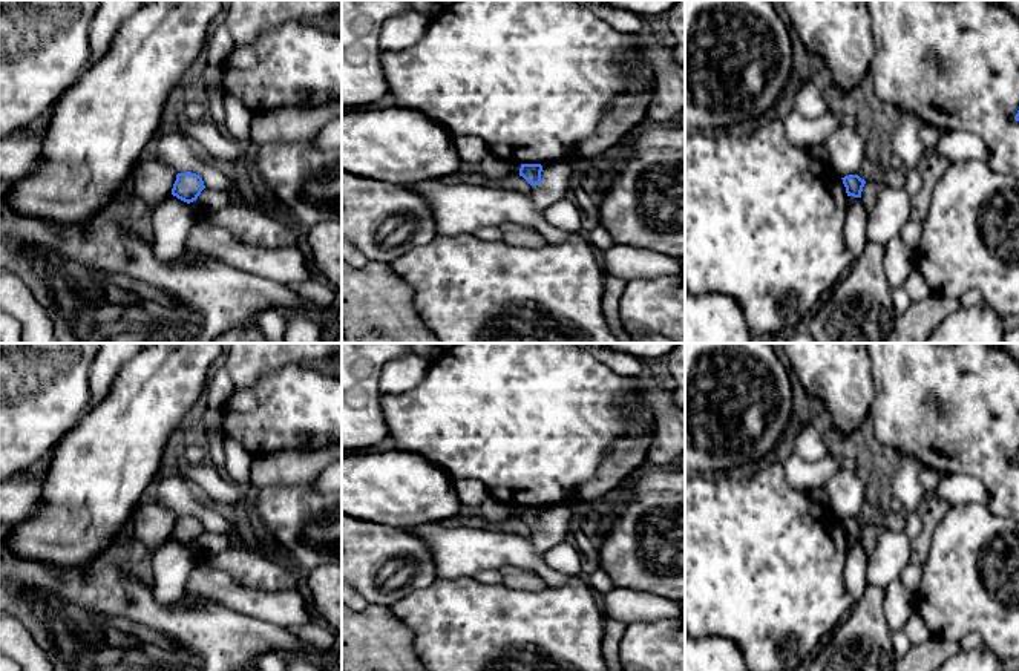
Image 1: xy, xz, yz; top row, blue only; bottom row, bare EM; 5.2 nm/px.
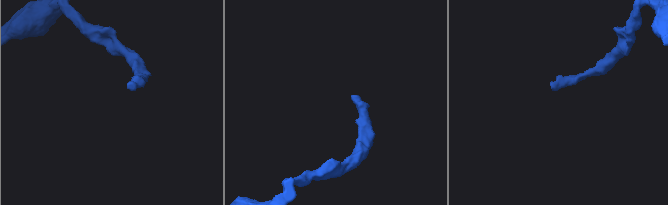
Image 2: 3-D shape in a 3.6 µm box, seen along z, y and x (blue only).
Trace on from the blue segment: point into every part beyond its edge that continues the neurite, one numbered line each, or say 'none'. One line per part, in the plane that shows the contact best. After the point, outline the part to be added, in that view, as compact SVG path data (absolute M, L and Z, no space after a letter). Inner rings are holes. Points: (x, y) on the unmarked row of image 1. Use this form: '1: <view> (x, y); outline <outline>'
none

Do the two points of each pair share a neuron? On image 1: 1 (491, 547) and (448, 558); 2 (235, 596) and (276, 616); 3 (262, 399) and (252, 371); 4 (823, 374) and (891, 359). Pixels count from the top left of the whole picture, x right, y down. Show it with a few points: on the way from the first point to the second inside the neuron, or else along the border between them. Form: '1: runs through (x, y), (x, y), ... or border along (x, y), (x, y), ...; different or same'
1: runs through (480, 550), (458, 552); same
2: runs through (245, 599), (265, 605); same
3: border along (288, 365), (267, 373), (249, 386), (236, 388); different
4: border along (868, 359), (872, 368), (874, 399); different

